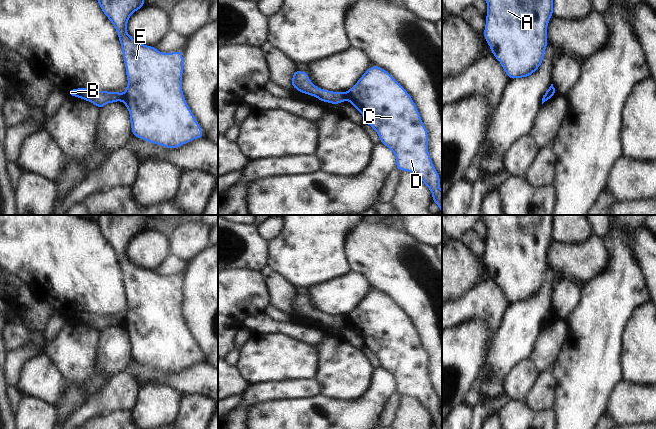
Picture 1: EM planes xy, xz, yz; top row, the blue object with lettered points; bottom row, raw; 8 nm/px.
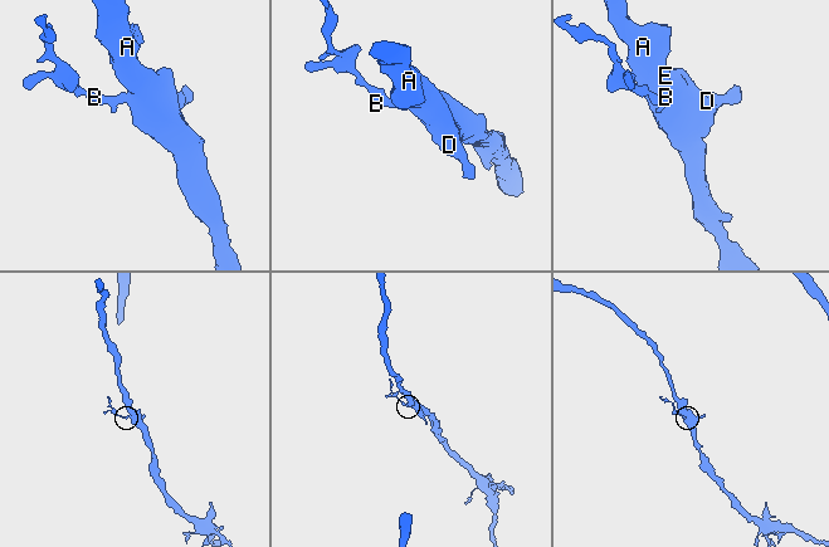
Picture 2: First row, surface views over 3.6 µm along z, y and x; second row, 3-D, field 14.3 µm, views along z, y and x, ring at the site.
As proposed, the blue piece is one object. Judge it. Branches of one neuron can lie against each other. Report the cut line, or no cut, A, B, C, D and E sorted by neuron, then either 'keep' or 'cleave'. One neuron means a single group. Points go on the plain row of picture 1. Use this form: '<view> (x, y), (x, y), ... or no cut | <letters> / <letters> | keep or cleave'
xz (345, 317), (347, 323) | A C D E / B | cleave

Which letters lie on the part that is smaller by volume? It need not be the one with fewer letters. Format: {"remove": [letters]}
{"remove": ["B"]}

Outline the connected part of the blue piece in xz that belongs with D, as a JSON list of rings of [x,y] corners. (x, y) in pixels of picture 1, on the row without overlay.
[[[372,289],[358,303],[356,308],[346,315],[346,322],[364,342],[364,346],[373,352],[380,362],[380,366],[389,372],[396,383],[396,393],[415,398],[432,417],[432,426],[442,429],[442,414],[440,400],[432,387],[428,375],[428,355],[424,350],[420,337],[410,318],[385,293]]]

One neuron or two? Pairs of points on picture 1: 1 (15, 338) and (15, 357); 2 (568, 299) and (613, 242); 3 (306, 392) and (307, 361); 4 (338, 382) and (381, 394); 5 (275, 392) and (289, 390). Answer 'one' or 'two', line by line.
1: two
2: two
3: two
4: two
5: one

